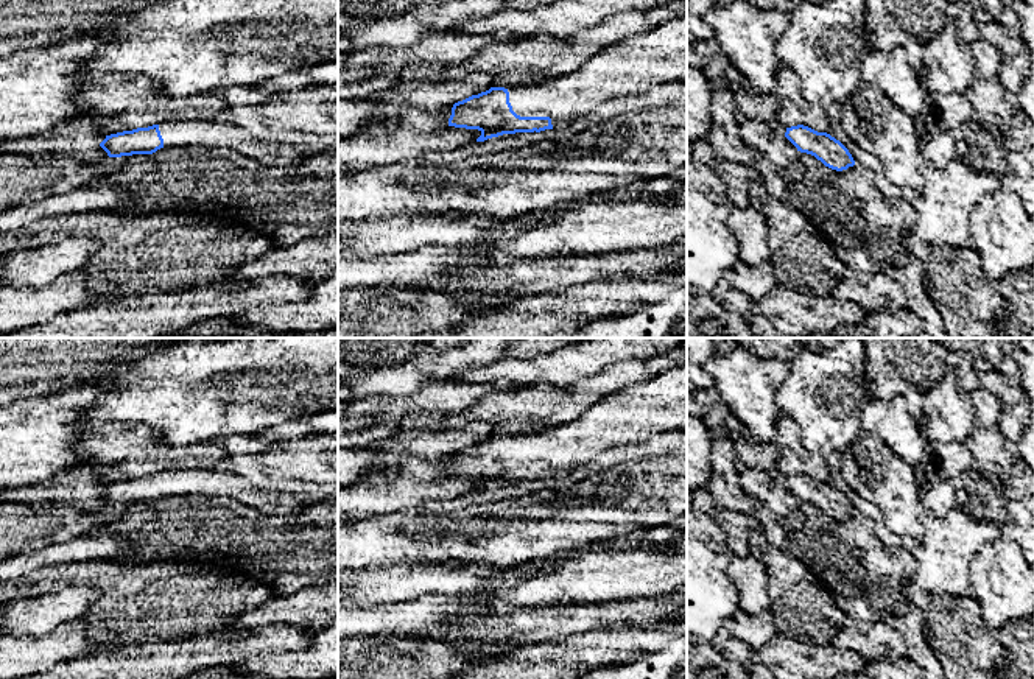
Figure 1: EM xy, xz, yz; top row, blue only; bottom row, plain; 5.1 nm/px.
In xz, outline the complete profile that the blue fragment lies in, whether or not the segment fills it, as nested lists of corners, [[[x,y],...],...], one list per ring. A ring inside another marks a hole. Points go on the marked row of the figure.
[[[687,16],[607,47],[573,73],[519,87],[491,87],[458,101],[452,107],[448,126],[478,129],[481,135],[477,142],[503,134],[557,131],[606,101],[640,95],[663,83],[687,83]]]

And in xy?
[[[221,118],[170,120],[106,135],[100,146],[109,157],[153,154],[170,146],[227,146],[265,165],[299,164],[310,156],[290,143],[260,140]]]

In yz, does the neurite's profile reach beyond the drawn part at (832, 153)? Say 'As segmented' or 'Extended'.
As segmented

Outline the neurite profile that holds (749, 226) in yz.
[[[729,206],[726,221],[738,241],[741,262],[746,265],[768,262],[771,252],[768,223],[758,210],[751,206],[744,209]]]

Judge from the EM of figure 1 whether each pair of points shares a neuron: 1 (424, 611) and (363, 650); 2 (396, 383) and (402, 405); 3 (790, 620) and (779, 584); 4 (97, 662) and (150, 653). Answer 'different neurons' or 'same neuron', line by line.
1: different neurons
2: different neurons
3: same neuron
4: same neuron

